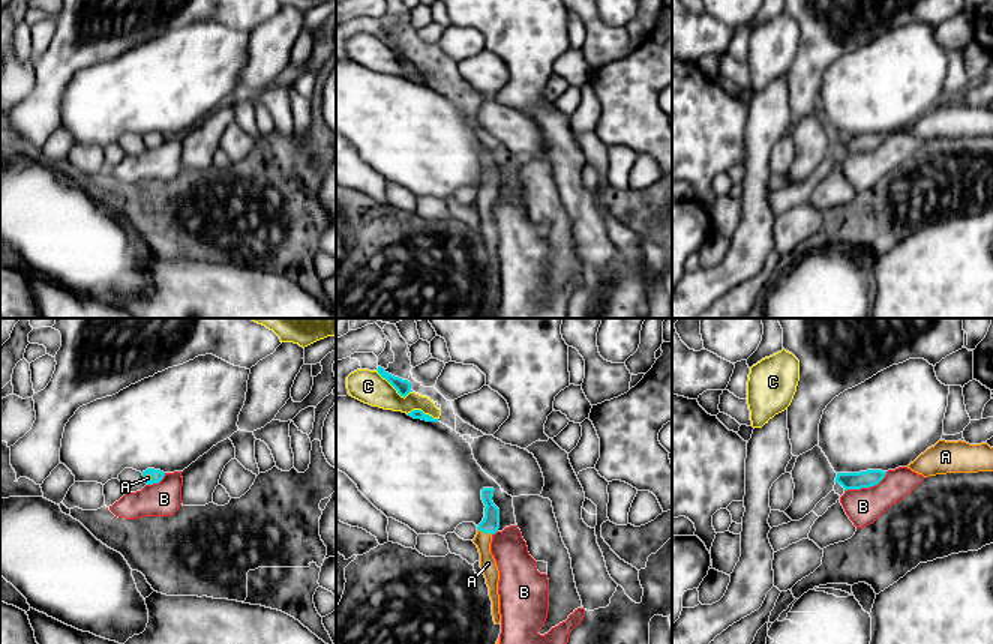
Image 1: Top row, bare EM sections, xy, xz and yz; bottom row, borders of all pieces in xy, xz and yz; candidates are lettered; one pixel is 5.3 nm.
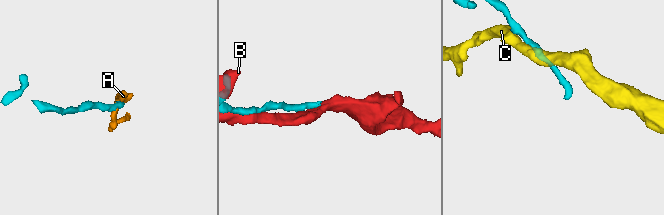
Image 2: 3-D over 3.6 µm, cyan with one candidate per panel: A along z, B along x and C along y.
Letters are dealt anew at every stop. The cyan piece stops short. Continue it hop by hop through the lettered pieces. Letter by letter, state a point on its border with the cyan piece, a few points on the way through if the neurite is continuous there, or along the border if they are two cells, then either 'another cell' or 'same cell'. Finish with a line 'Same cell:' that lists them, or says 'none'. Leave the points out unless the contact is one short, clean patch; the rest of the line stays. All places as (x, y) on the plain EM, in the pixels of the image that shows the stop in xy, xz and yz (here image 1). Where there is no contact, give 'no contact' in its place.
A: xz (485, 197) | across xz (491, 186), (485, 197), (485, 221), (488, 227) | same cell
B: yz (866, 150) | another cell
C: xz (393, 50) | along xz (377, 33), (401, 59), (405, 60), (411, 56) | another cell
Same cell: A

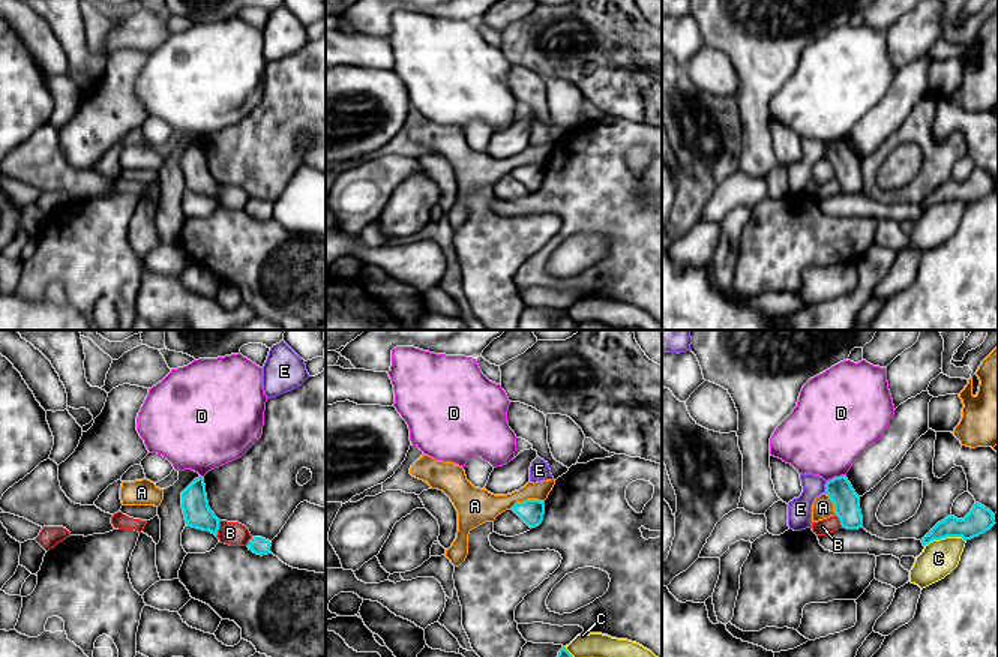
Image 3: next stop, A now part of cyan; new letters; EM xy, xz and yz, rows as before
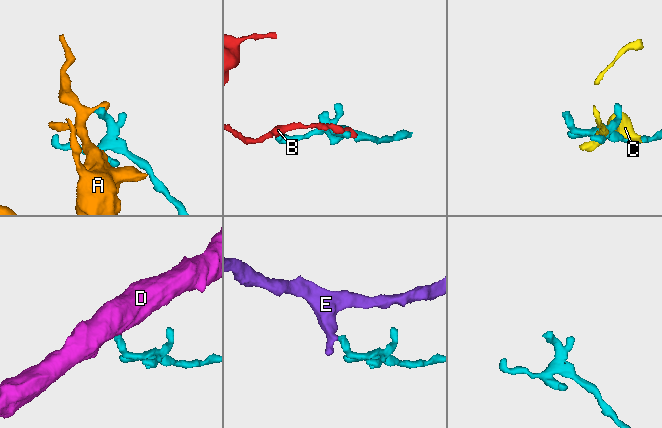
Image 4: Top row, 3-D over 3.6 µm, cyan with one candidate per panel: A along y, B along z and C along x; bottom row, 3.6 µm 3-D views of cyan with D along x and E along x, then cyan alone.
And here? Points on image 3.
A: xz (527, 164) | another cell
B: xy (218, 192) | another cell
C: yz (944, 201) | another cell
D: yz (836, 141) | along yz (845, 138), (835, 140), (827, 146) | another cell
E: yz (826, 152) | along yz (827, 146), (824, 156) | another cell
Same cell: none

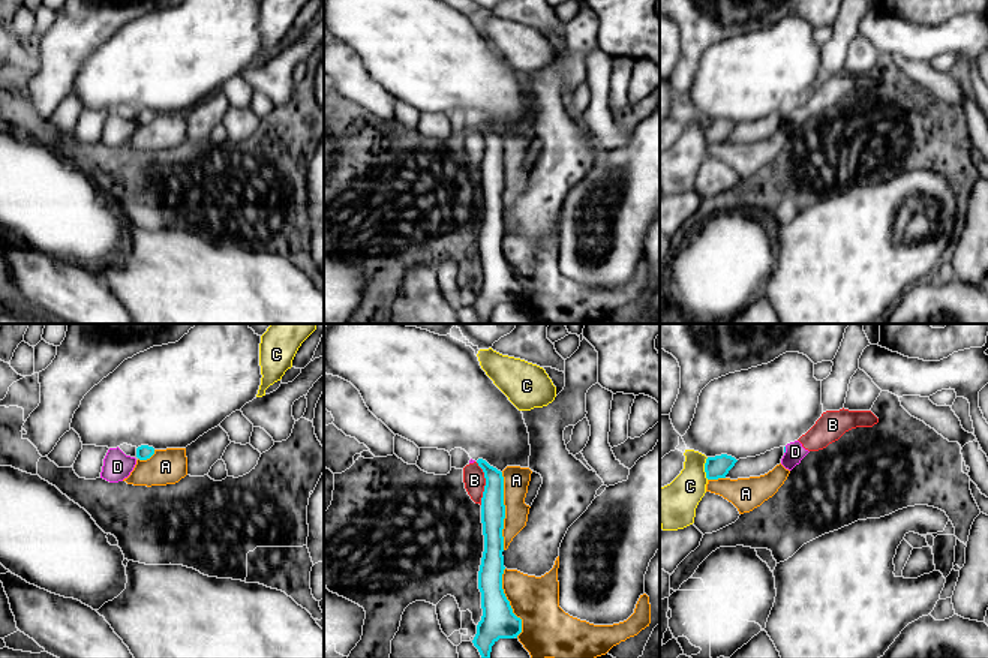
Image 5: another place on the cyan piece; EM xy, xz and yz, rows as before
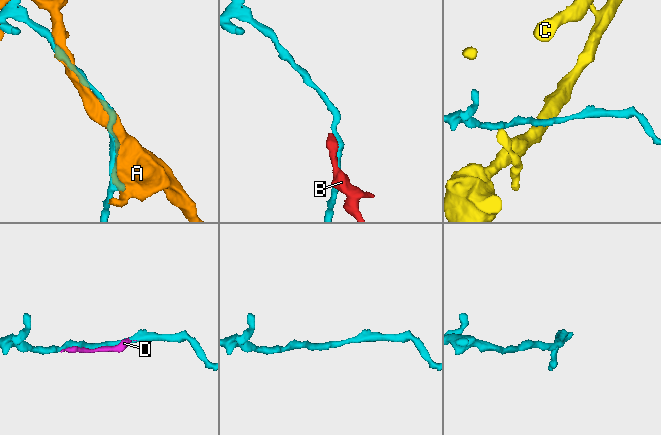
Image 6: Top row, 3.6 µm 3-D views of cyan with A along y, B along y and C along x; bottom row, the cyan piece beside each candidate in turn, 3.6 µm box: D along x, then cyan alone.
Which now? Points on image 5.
A: xz (504, 176) | another cell
B: xz (486, 147) | another cell
C: yz (705, 132) | along yz (708, 122), (705, 128), (706, 143) | another cell
D: yz (784, 114) | another cell
Same cell: none

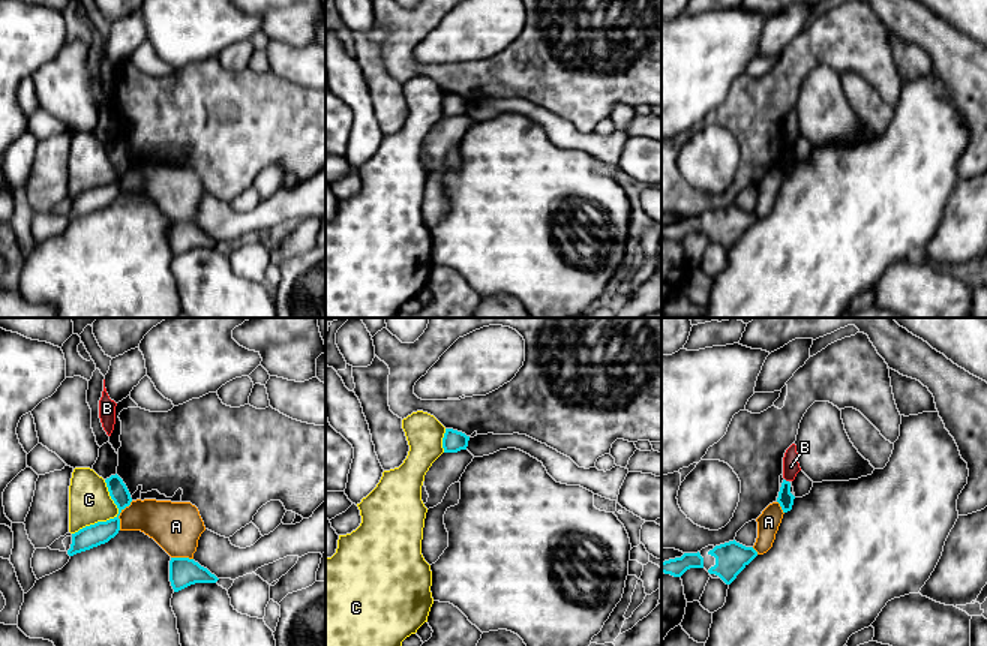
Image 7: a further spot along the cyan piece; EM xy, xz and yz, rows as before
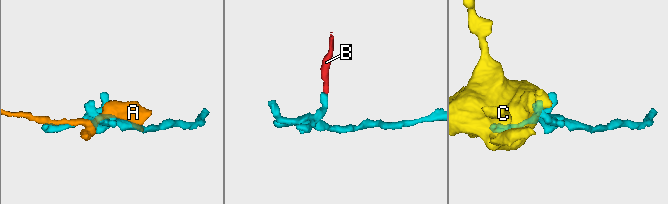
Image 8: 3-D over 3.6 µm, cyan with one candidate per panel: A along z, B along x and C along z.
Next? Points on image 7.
A: xy (119, 179) | another cell
B: yz (785, 144) | along yz (785, 143), (788, 146) | another cell
C: xy (111, 183) | another cell
Same cell: none

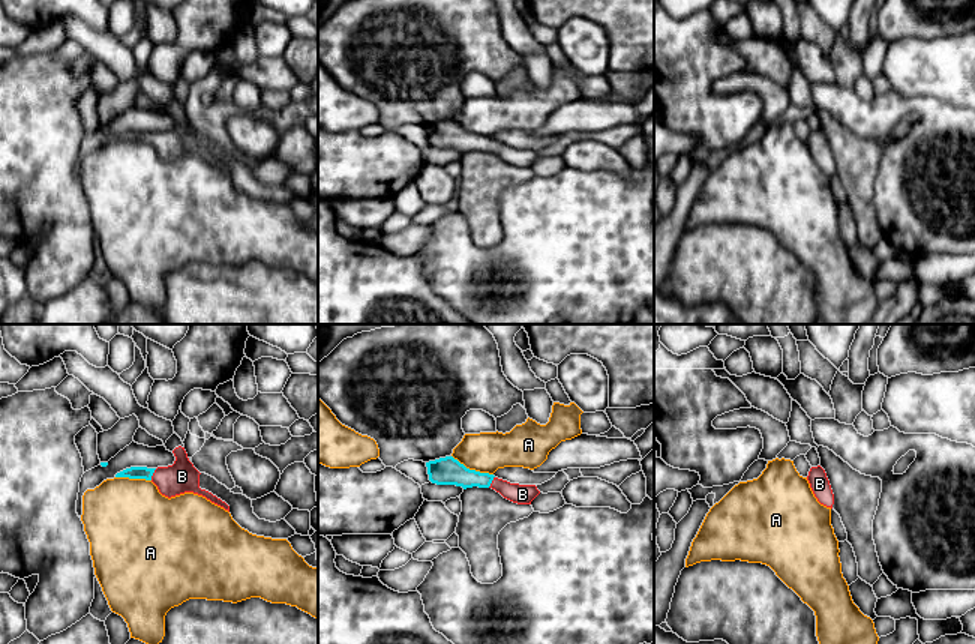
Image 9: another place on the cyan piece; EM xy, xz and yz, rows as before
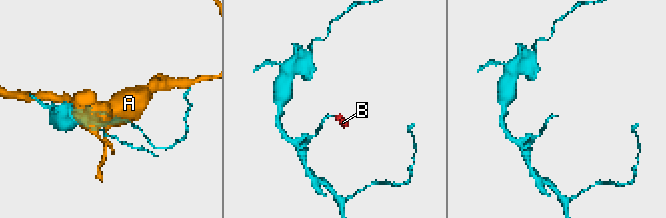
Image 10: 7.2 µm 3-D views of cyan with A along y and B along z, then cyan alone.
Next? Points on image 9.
A: xz (473, 134) | another cell
B: xy (152, 138) | across xy (146, 137), (152, 138), (182, 140) | same cell
Same cell: B

